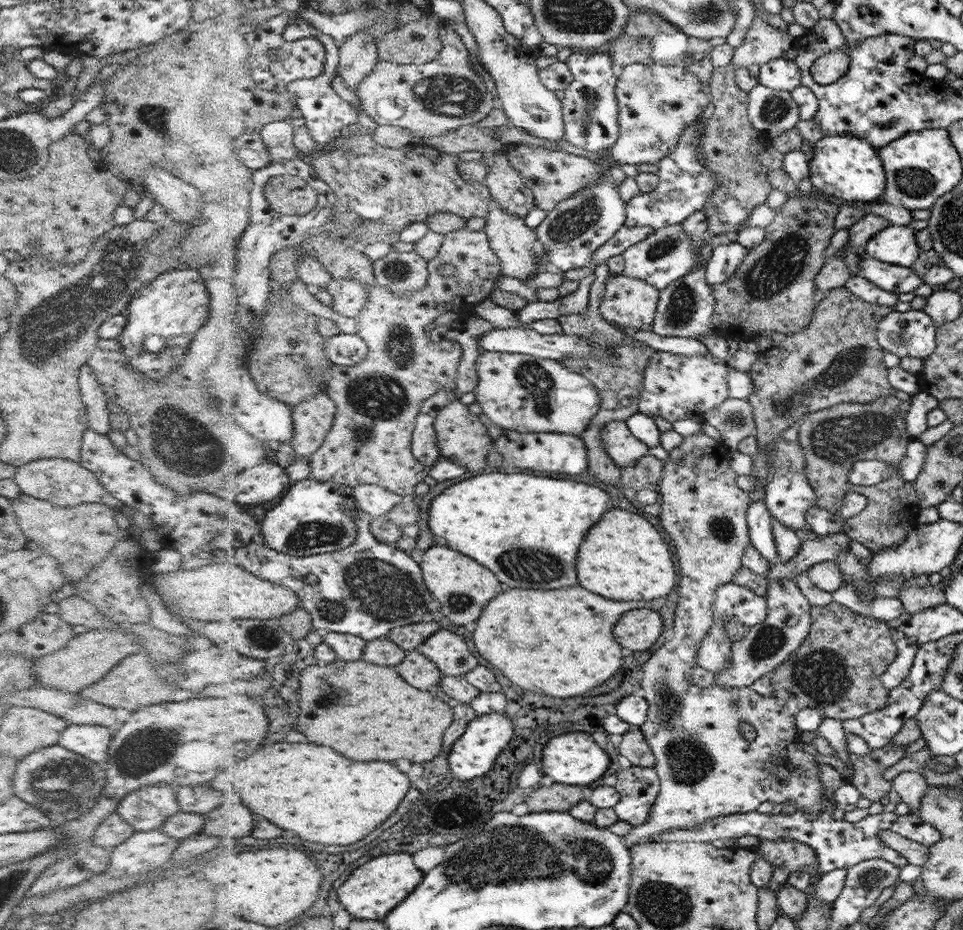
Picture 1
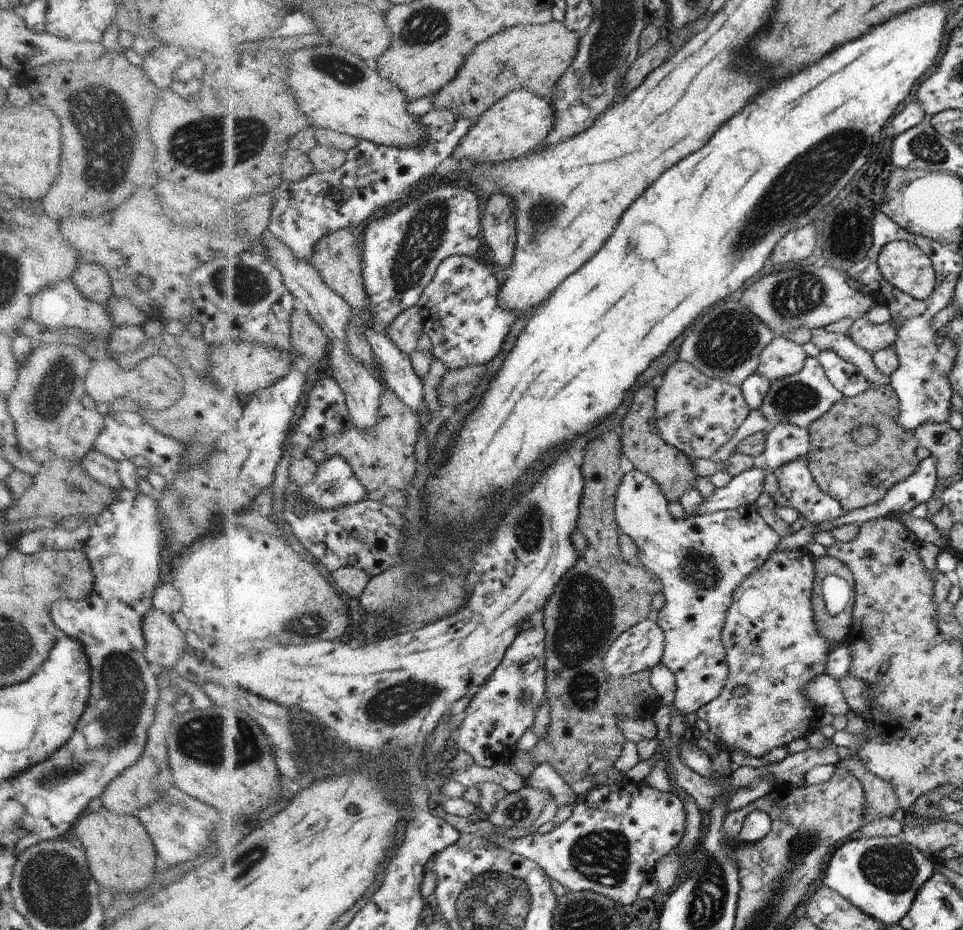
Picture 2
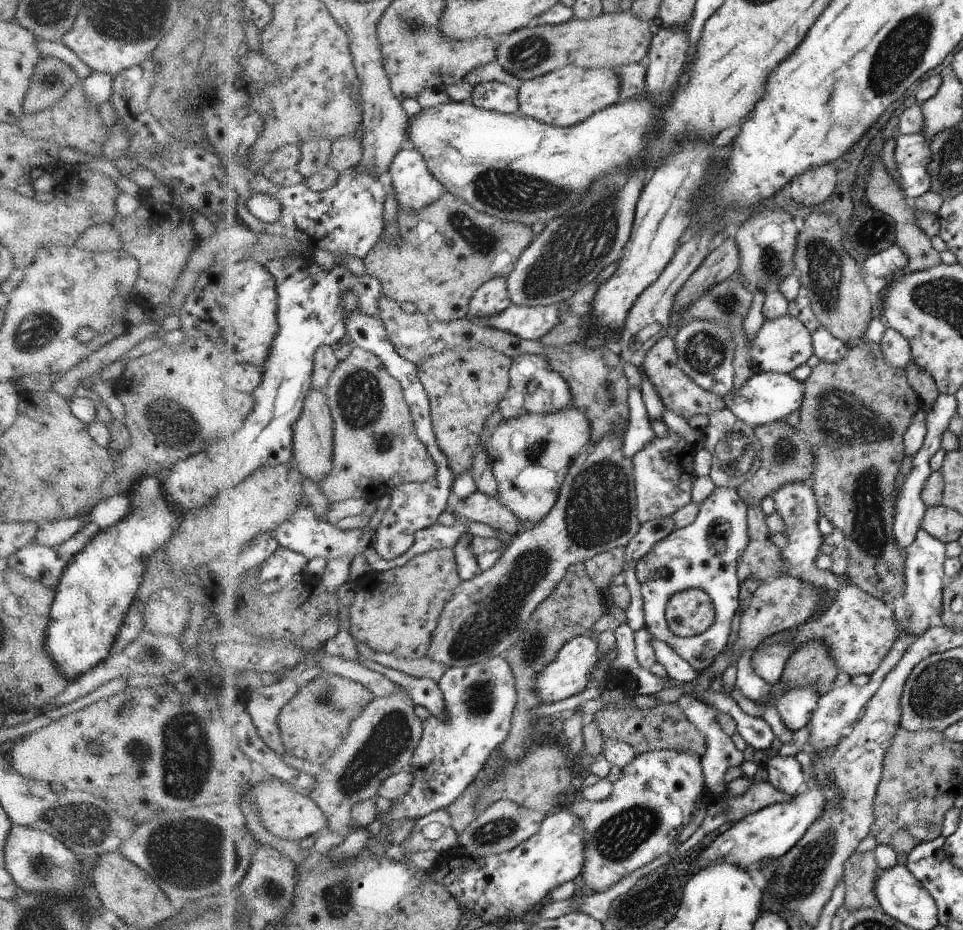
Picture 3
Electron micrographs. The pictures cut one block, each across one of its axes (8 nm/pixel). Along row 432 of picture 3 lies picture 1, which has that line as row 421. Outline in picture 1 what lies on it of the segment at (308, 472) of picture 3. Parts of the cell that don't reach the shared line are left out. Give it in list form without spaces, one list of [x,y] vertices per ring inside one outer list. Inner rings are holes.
[[[325,391],[299,404],[293,409],[295,415],[295,449],[298,456],[309,459],[316,451],[319,451],[327,441],[337,417],[336,401]]]

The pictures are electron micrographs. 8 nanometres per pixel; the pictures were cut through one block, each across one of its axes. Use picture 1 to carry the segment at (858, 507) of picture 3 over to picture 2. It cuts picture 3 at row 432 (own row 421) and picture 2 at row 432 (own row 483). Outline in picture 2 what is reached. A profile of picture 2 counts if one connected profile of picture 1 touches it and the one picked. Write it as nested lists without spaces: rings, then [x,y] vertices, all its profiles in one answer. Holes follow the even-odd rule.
[[[870,384],[870,388],[858,396],[843,396],[826,415],[820,416],[808,426],[811,432],[811,446],[807,452],[809,470],[820,490],[834,496],[846,511],[879,503],[896,483],[912,476],[919,467],[916,456],[919,441],[914,440],[914,434],[910,430],[898,428],[898,424],[894,426],[886,424],[888,420],[880,420],[892,416],[896,408],[896,398],[898,396],[891,386]],[[878,424],[882,424],[882,428],[890,426],[890,430],[896,432],[900,430],[902,438],[906,436],[907,441],[874,442],[870,446],[858,446],[854,436],[856,430],[863,426],[876,428]]]

